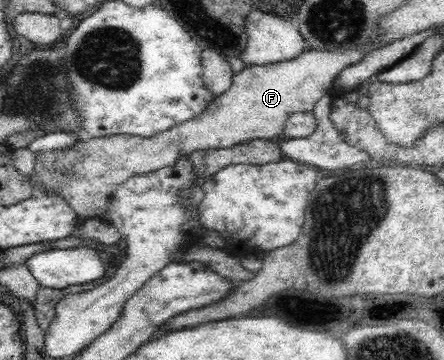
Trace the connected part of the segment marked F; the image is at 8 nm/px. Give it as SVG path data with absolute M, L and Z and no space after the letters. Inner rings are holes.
M370 46L350 50L346 53L318 52L306 49L302 54L288 61L279 61L266 65L250 65L235 72L230 89L213 99L213 102L199 116L193 117L180 125L175 125L154 137L138 137L116 134L115 136L95 137L91 140L80 140L64 147L40 151L35 155L34 169L31 174L24 175L34 191L34 196L59 194L76 212L76 221L90 218L106 218L109 203L119 185L126 180L137 180L154 173L159 169L176 163L184 153L192 153L200 149L224 149L250 140L270 140L283 133L286 120L295 113L317 110L316 102L324 95L332 94L335 76L354 63L358 63L366 53L374 51Z

